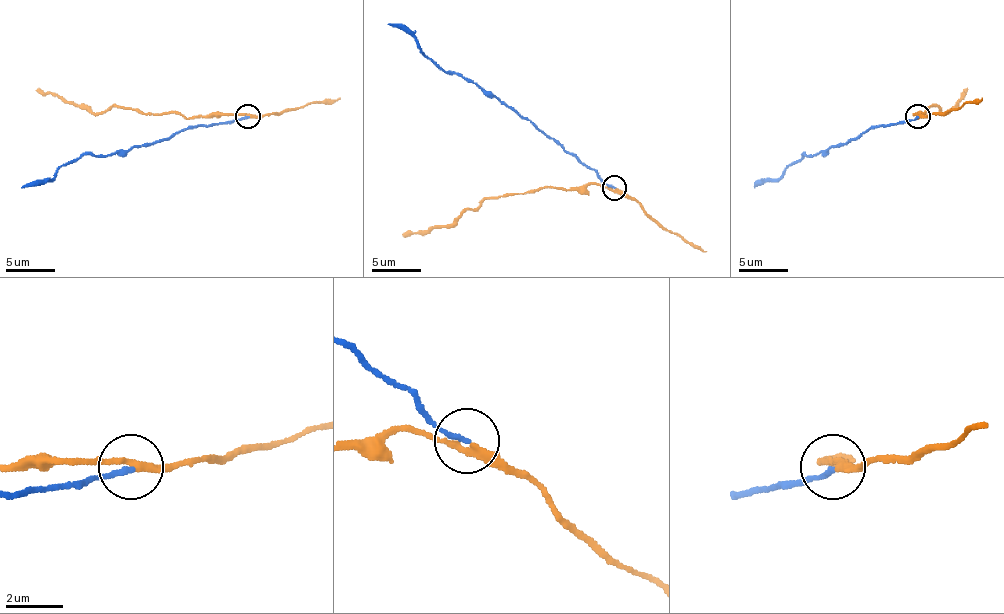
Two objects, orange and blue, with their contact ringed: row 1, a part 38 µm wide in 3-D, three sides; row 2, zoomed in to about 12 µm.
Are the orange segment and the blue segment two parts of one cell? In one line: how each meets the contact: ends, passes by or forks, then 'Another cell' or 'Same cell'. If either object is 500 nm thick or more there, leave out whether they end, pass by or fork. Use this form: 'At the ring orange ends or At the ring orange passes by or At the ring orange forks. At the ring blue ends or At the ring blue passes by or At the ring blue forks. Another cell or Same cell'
At the ring orange passes by. At the ring blue ends. Same cell

